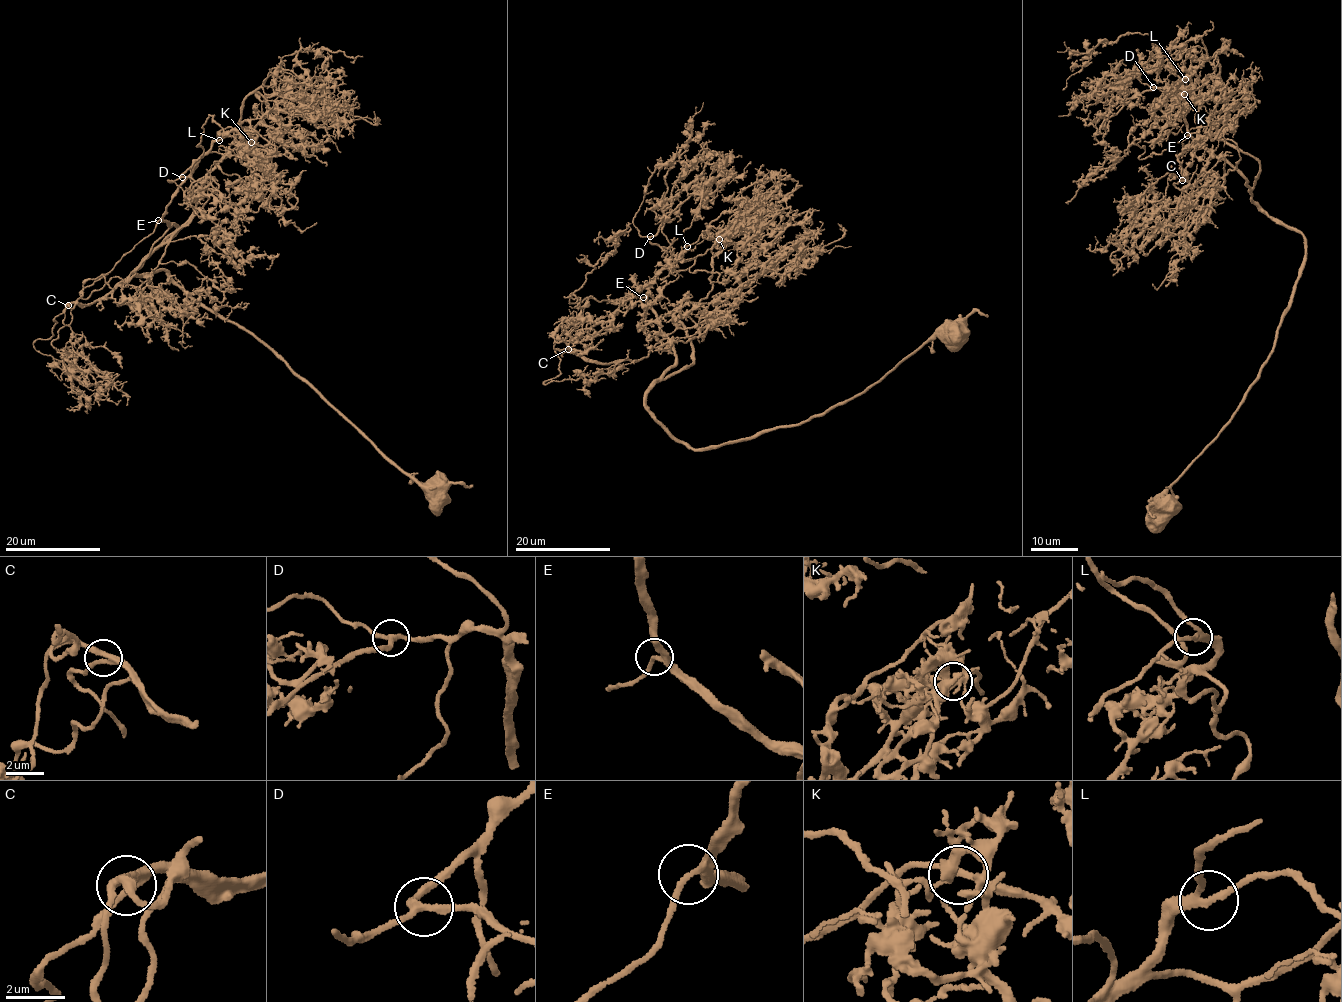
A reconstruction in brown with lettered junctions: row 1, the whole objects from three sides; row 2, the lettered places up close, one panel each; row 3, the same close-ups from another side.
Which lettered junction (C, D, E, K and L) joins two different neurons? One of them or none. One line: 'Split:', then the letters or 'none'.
Split: none

